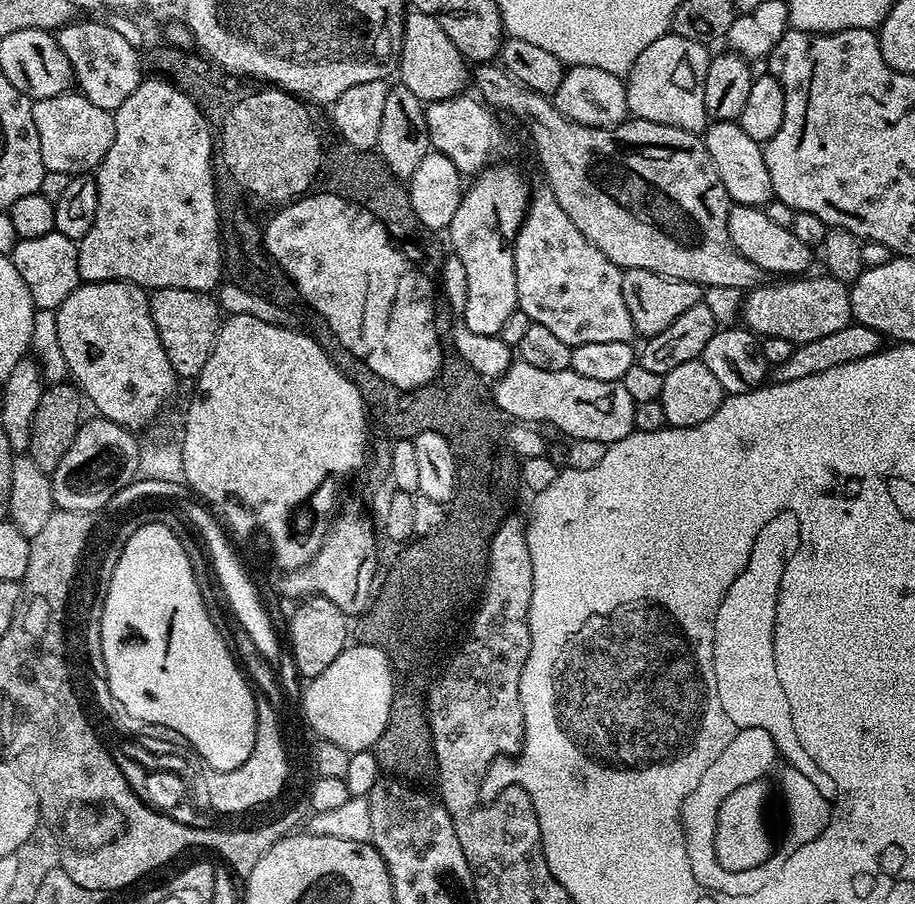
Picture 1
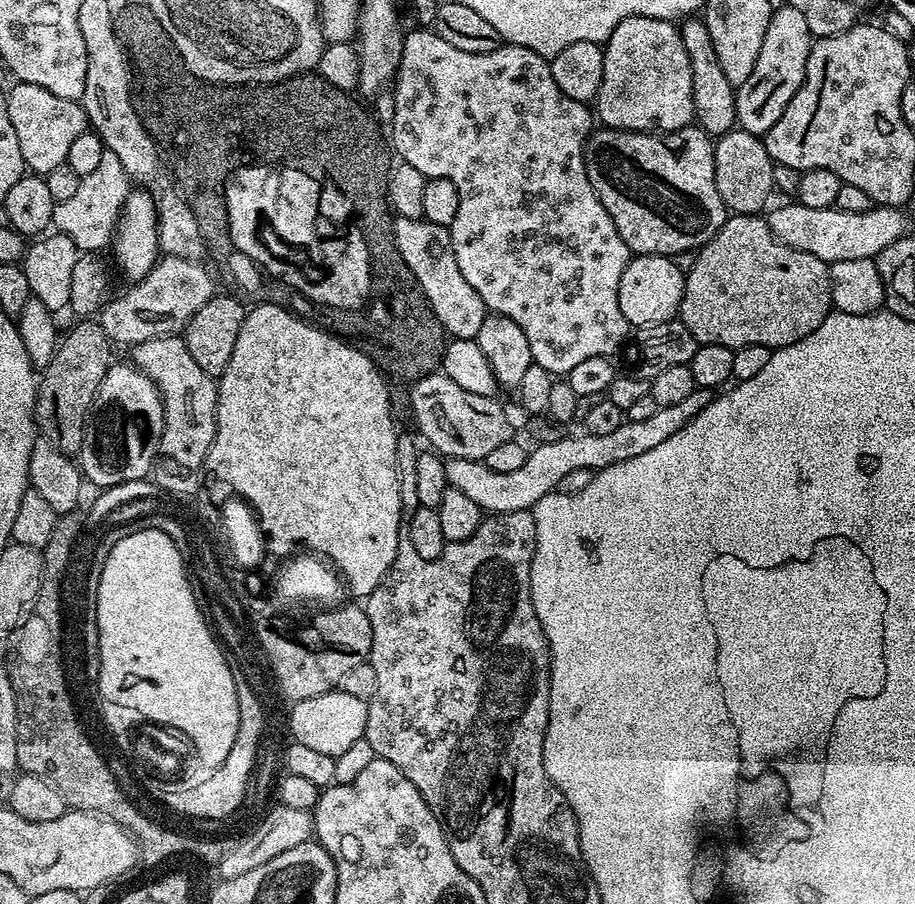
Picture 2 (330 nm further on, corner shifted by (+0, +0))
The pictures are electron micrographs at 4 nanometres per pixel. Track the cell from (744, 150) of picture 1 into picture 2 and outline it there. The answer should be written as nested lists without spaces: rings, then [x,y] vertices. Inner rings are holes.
[[[688,18],[679,25],[679,29],[682,46],[686,46],[690,58],[695,123],[709,137],[719,138],[737,127],[736,88],[726,74],[722,74],[722,66],[718,66],[718,54],[714,54],[714,42],[710,39],[710,30],[706,30],[706,22],[702,18]]]

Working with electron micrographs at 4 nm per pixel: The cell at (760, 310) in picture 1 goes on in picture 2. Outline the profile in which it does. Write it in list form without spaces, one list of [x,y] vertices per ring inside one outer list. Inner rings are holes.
[[[732,214],[725,220],[724,225],[718,230],[718,234],[703,248],[695,253],[693,268],[684,277],[684,297],[680,303],[678,318],[694,334],[694,338],[700,344],[721,344],[733,350],[742,346],[757,344],[770,349],[784,348],[799,340],[804,340],[827,318],[828,313],[833,311],[832,302],[832,273],[829,265],[822,258],[818,258],[809,252],[803,252],[797,248],[791,248],[780,243],[768,228],[767,223],[756,214]]]

